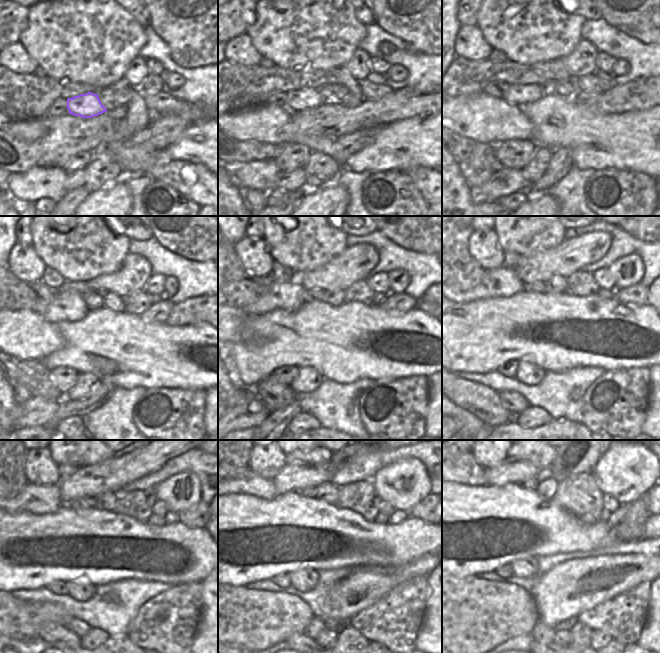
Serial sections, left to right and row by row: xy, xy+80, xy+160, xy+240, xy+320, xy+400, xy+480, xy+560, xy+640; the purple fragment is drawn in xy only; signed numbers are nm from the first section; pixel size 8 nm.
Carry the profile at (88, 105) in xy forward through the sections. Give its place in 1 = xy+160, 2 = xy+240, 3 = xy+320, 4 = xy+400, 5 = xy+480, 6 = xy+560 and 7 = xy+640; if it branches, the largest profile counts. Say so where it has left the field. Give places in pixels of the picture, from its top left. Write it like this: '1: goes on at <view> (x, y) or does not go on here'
1: goes on at xy+160 (515, 94)
2: goes on at xy+240 (55, 306)
3: goes on at xy+320 (238, 289)
4: goes on at xy+400 (462, 280)
5: goes on at xy+480 (14, 493)
6: goes on at xy+560 (238, 479)
7: goes on at xy+640 (462, 467)

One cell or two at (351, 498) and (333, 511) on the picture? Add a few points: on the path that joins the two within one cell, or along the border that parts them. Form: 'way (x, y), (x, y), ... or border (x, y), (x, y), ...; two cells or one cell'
border (336, 504), (340, 507), (351, 509), (361, 516); two cells

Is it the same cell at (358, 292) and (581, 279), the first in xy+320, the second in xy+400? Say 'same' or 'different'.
same

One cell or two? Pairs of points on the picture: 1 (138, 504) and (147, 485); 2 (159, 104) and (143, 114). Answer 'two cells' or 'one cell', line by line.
1: two cells
2: two cells

